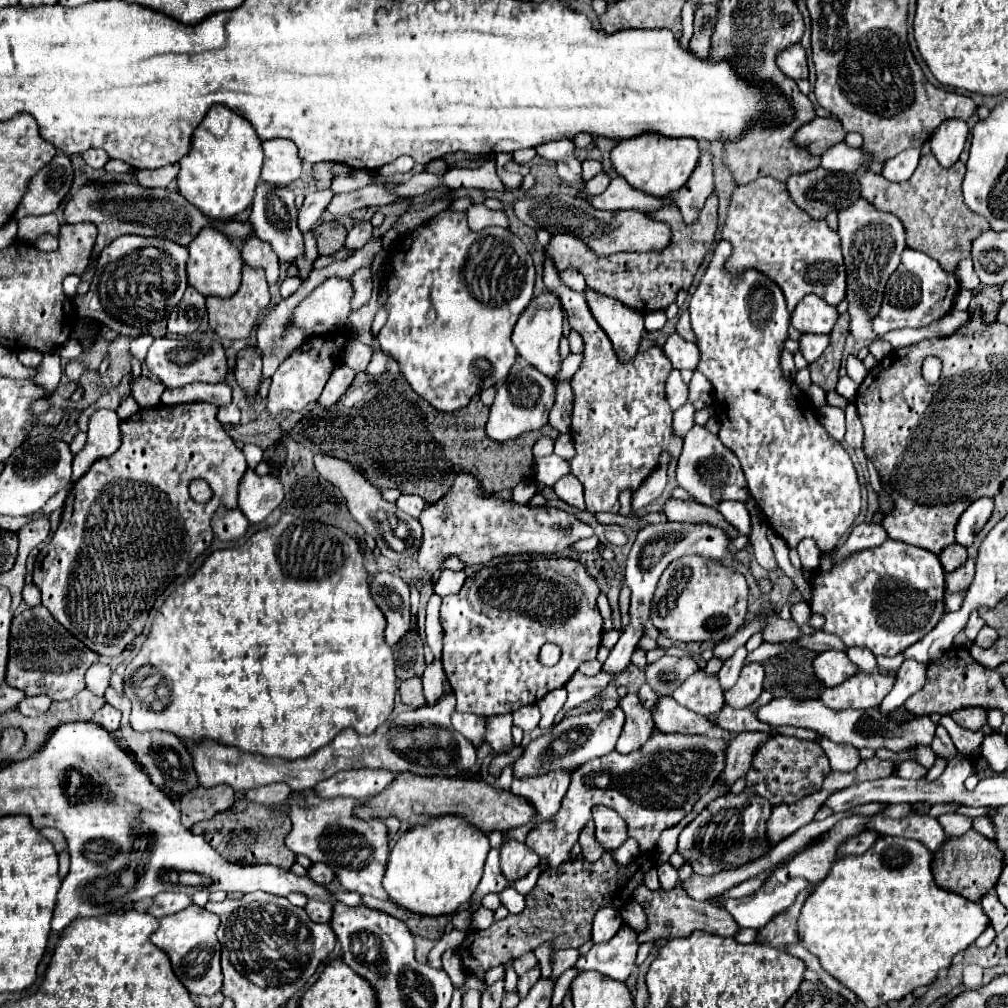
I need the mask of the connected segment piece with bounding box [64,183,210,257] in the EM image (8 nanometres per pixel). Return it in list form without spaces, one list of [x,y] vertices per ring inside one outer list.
[[[116,183],[112,187],[84,185],[68,201],[64,209],[64,217],[66,223],[90,221],[98,227],[94,257],[98,257],[102,247],[106,247],[116,237],[126,233],[162,237],[186,247],[200,233],[200,229],[210,225],[208,217],[202,215],[194,205],[190,205],[180,193],[172,193],[168,189],[144,189],[140,185],[126,185],[126,183]]]

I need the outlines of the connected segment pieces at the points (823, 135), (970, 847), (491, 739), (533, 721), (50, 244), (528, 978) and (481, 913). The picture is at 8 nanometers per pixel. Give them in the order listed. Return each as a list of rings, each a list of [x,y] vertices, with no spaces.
[[[814,117],[810,123],[802,125],[796,131],[794,143],[810,151],[810,155],[822,155],[832,145],[844,141],[844,137],[846,137],[846,131],[842,131],[842,125],[834,117],[826,117],[826,119]]]
[[[968,831],[960,837],[948,837],[944,841],[944,845],[934,853],[932,873],[940,887],[954,891],[958,895],[964,895],[966,899],[978,903],[982,895],[994,889],[998,875],[1002,871],[1002,863],[1004,863],[1002,851],[996,847],[994,841],[986,839],[976,831]]]
[[[494,715],[486,719],[484,743],[496,751],[508,751],[512,747],[512,721],[508,715]]]
[[[526,705],[518,711],[514,711],[514,725],[520,727],[522,731],[532,731],[538,727],[540,721],[540,709],[538,705]]]
[[[42,235],[36,241],[36,249],[40,249],[40,251],[56,251],[58,249],[58,239],[54,235]]]
[[[536,965],[536,967],[532,967],[530,971],[526,971],[526,973],[518,979],[518,995],[520,995],[520,997],[526,995],[526,991],[528,991],[538,979],[540,979],[540,967]]]
[[[480,907],[478,913],[476,913],[474,919],[472,919],[472,927],[474,927],[474,929],[488,929],[492,923],[494,923],[492,911],[486,909],[486,907]]]

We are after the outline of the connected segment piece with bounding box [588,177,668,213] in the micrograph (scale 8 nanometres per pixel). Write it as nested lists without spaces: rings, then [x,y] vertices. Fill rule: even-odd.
[[[616,177],[610,181],[608,189],[590,199],[588,201],[592,207],[596,209],[604,209],[604,211],[620,211],[620,209],[638,209],[642,213],[646,211],[652,211],[652,209],[658,209],[658,207],[664,207],[668,205],[666,201],[660,201],[652,195],[646,195],[634,187],[630,187],[622,177]]]

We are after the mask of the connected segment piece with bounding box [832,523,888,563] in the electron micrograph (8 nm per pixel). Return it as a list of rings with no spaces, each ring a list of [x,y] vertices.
[[[860,523],[860,525],[852,527],[848,541],[846,541],[838,551],[832,553],[834,563],[836,563],[838,559],[844,559],[846,555],[852,555],[854,551],[870,549],[870,547],[878,547],[878,545],[882,545],[886,539],[888,539],[888,535],[886,535],[886,531],[884,531],[880,525]]]

